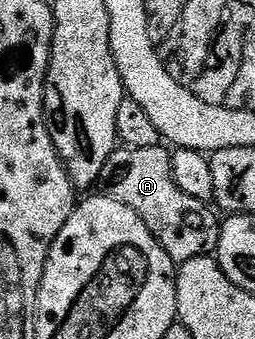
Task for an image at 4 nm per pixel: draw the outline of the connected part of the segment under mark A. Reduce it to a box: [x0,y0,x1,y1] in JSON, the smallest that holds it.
[98,145,221,264]

